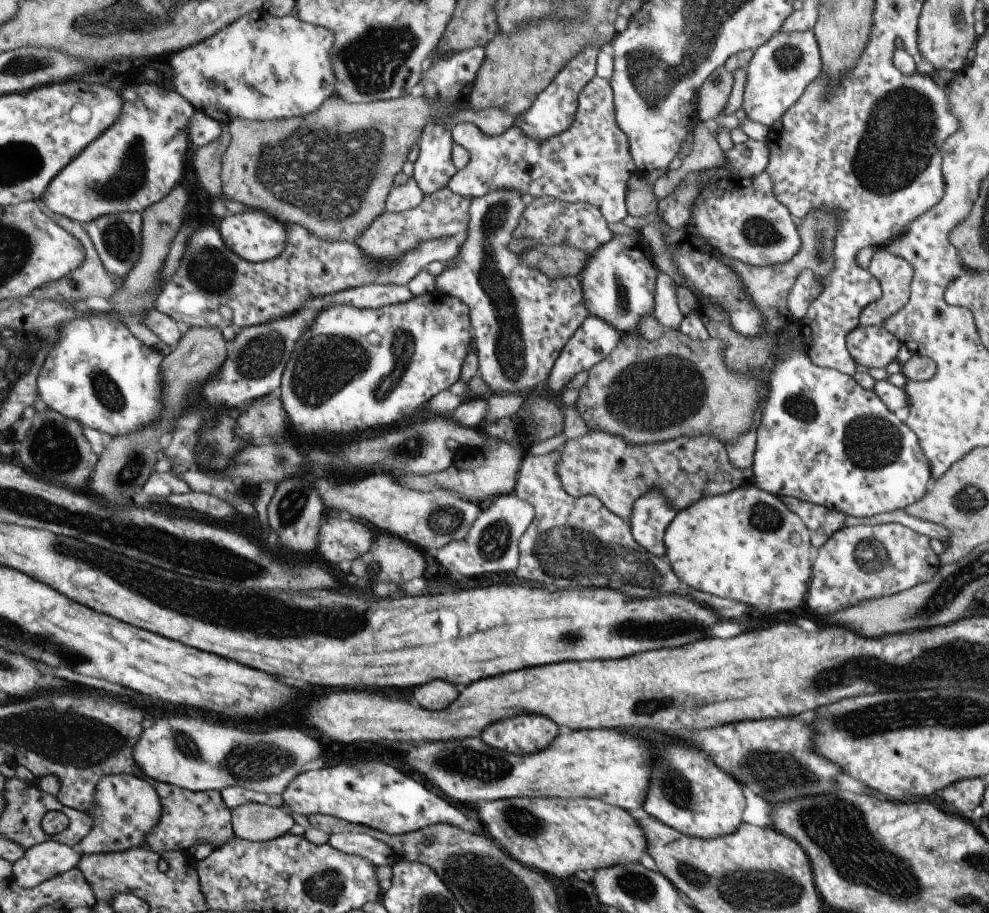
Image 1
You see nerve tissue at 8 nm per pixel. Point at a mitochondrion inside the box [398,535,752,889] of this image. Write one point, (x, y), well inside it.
(636, 631)

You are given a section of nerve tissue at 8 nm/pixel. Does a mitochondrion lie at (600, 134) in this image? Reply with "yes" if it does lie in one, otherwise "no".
no

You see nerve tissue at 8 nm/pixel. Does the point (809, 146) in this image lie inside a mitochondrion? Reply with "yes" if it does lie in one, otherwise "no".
no

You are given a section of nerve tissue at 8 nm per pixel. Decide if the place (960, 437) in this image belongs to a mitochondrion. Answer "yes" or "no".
no

